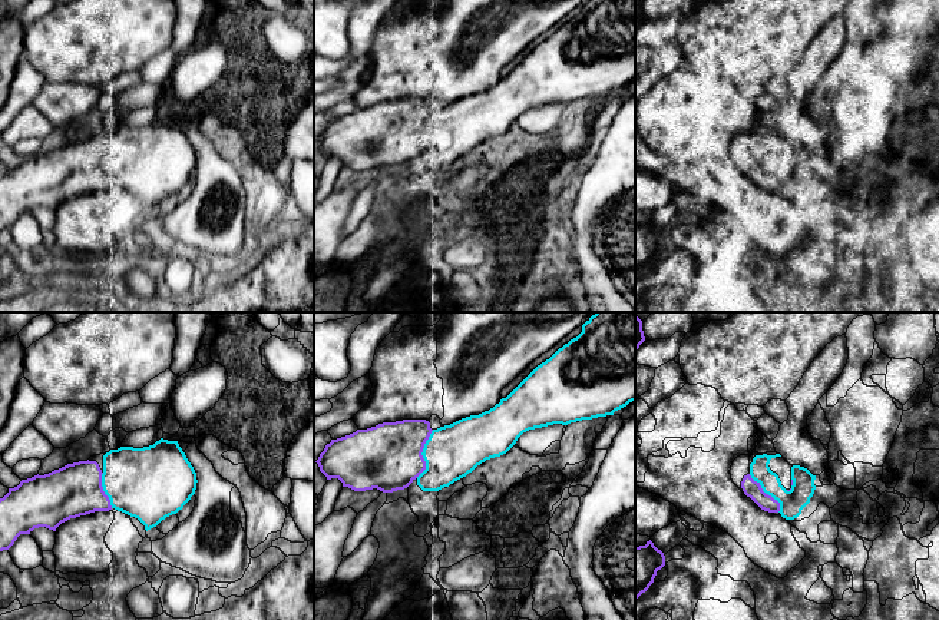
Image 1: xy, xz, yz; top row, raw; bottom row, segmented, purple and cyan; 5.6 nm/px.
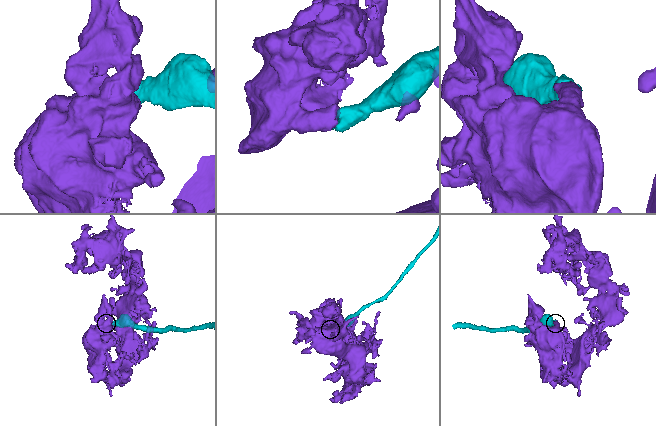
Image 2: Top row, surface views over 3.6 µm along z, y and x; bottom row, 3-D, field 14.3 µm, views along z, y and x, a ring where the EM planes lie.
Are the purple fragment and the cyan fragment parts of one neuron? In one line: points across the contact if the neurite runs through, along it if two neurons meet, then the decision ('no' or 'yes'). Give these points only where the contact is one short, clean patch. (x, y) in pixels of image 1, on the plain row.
yes

